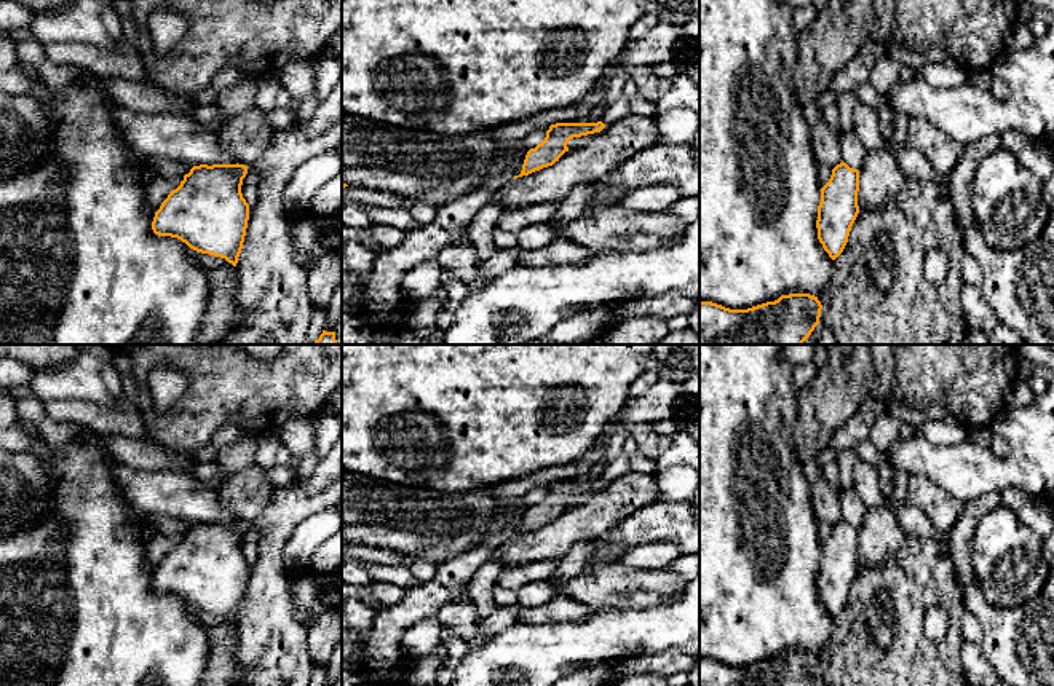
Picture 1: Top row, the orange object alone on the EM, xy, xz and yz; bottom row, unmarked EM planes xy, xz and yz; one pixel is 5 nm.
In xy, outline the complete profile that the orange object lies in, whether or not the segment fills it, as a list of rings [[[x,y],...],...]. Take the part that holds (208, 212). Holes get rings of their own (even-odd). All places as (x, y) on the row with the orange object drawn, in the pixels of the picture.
[[[238,163],[193,166],[155,212],[153,233],[177,238],[196,252],[225,258],[236,266],[249,220],[249,204],[241,193],[246,174],[248,166]]]

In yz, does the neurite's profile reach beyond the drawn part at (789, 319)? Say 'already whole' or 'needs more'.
already whole

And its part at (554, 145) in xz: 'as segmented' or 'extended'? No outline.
as segmented

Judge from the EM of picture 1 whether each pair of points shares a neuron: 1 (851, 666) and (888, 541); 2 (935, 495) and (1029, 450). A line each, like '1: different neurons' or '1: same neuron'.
1: different neurons
2: different neurons

